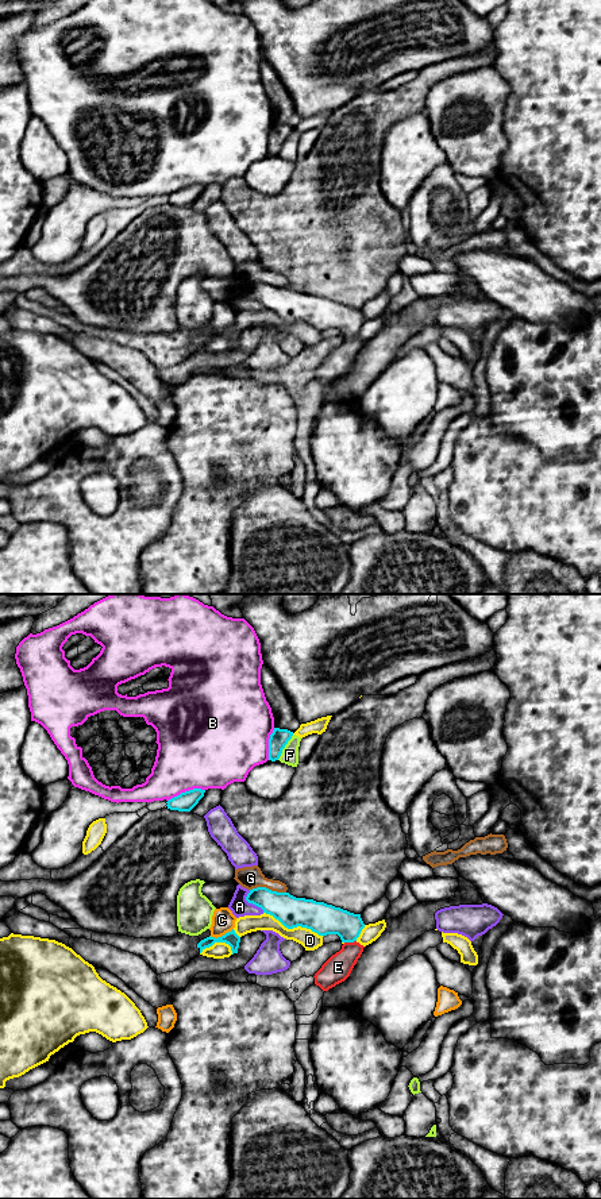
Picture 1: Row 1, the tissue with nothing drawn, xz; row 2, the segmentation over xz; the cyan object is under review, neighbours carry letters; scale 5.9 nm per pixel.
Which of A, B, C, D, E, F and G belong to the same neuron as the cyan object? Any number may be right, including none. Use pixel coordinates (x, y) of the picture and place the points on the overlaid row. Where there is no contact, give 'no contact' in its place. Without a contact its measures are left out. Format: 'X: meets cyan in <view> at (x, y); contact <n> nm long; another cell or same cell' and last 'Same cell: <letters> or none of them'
A: meets cyan in xz at (250, 902); contact 160 nm long; another cell
B: meets cyan in xz at (185, 791); contact 240 nm long; another cell
C: meets cyan in xz at (222, 936); contact 150 nm long; another cell
D: meets cyan in xz at (293, 926); contact 380 nm long; another cell
E: meets cyan in xz at (350, 941); contact 70 nm long; same cell
F: meets cyan in xz at (284, 747); contact 180 nm long; another cell
G: meets cyan in xz at (268, 889); contact 220 nm long; another cell
Same cell: E

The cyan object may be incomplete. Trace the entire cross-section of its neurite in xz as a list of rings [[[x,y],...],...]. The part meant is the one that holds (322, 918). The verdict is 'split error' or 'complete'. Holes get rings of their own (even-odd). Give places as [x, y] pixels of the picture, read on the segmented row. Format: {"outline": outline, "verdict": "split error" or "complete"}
{"outline": [[[266,887],[250,890],[246,901],[273,915],[288,929],[301,926],[323,937],[327,934],[340,937],[342,949],[332,955],[313,976],[315,984],[323,991],[328,991],[350,976],[365,948],[357,941],[365,928],[361,914]]], "verdict": "split error"}

